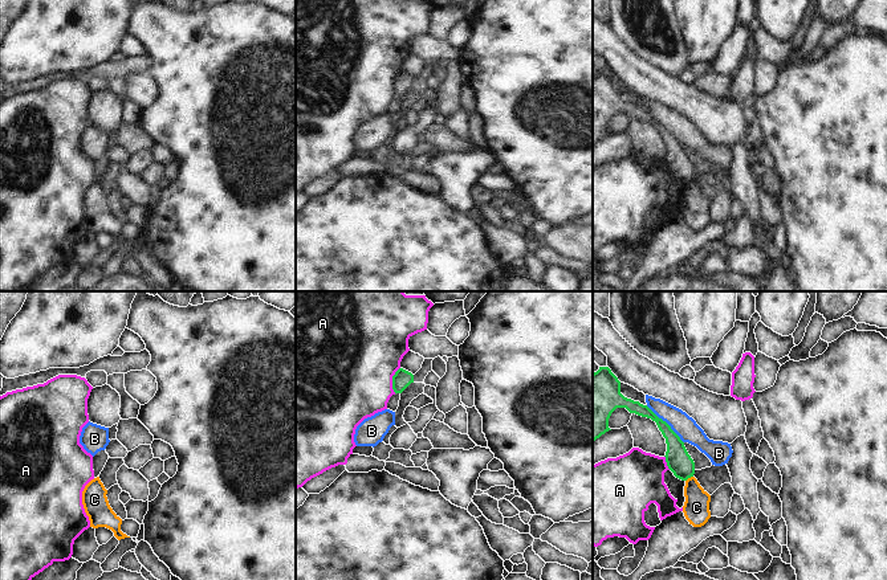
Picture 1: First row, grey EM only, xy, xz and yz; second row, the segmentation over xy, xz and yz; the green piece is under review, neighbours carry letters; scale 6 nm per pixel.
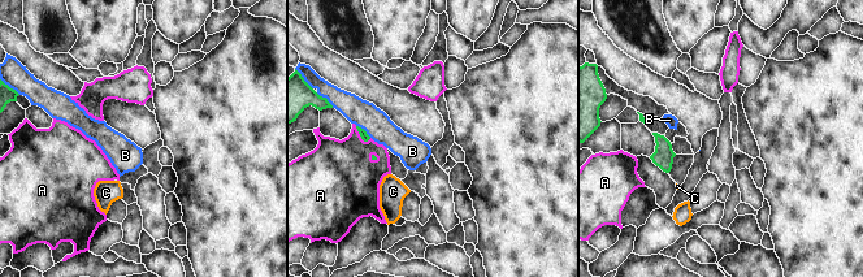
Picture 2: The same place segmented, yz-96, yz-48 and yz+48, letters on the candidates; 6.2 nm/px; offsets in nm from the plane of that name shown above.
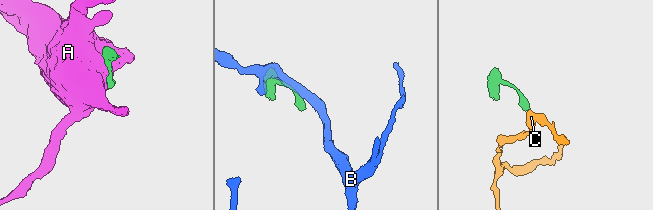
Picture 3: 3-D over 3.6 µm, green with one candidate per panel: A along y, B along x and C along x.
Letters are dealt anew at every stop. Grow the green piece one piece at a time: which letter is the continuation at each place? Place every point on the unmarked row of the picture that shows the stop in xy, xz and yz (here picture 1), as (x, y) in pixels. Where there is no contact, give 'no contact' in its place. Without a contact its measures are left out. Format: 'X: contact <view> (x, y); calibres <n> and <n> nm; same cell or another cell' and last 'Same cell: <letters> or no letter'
A: contact xz (393, 84); calibres 110 and 500 nm; another cell
B: contact yz (666, 126); calibres 150 and 140 nm; another cell
C: contact yz (688, 180); calibres 150 and 160 nm; another cell
Same cell: no letter

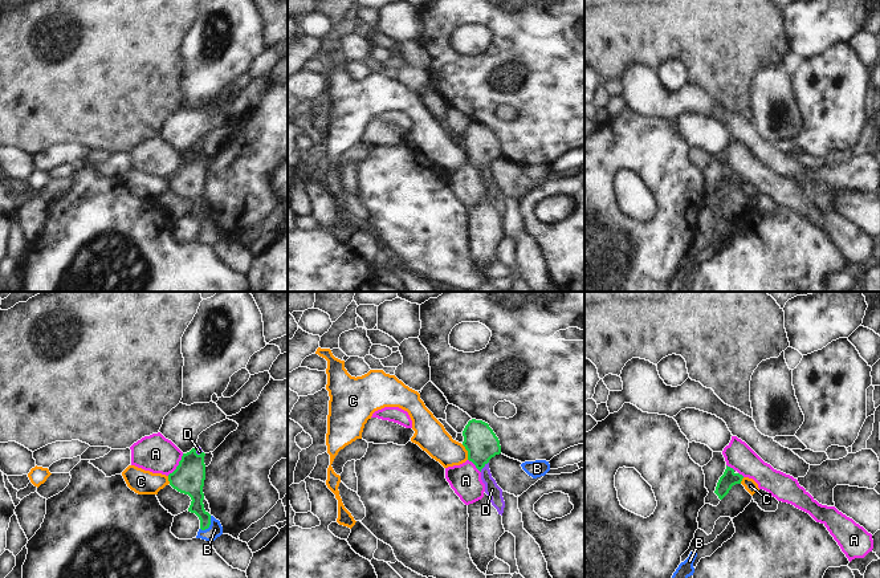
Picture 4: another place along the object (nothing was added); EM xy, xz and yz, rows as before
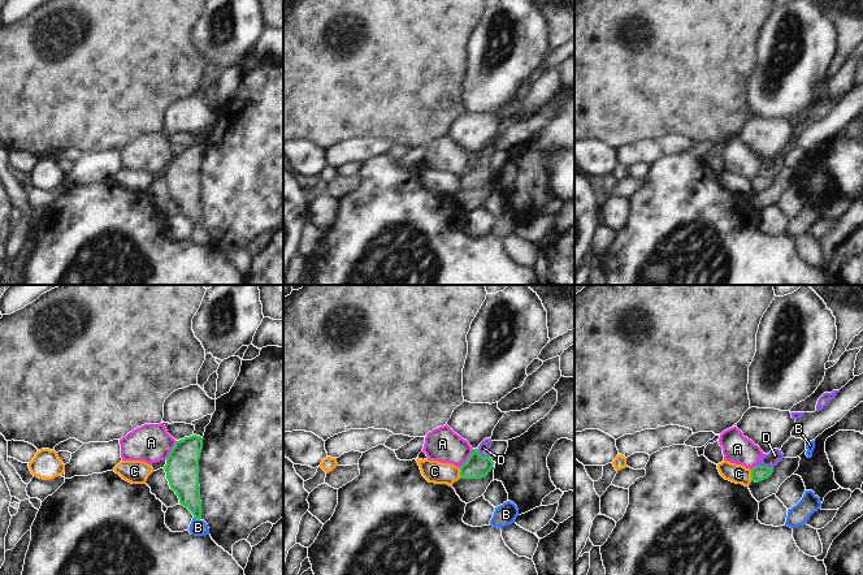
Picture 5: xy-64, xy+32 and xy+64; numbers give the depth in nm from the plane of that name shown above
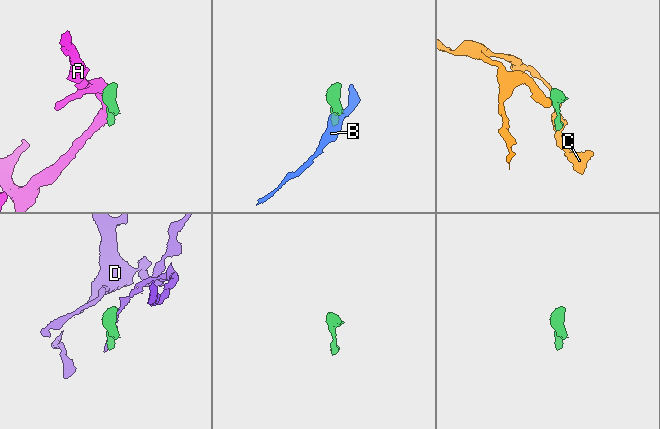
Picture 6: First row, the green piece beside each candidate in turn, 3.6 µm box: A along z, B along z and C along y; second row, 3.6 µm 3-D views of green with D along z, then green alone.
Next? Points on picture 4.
A: contact xy (178, 169); calibres 190 and 220 nm; another cell
B: contact xy (210, 227); calibres 120 and 90 nm; same cell
C: contact xz (468, 155); calibres 200 and 190 nm; another cell
D: contact xz (484, 169); calibres 200 and 90 nm; another cell
Same cell: B

